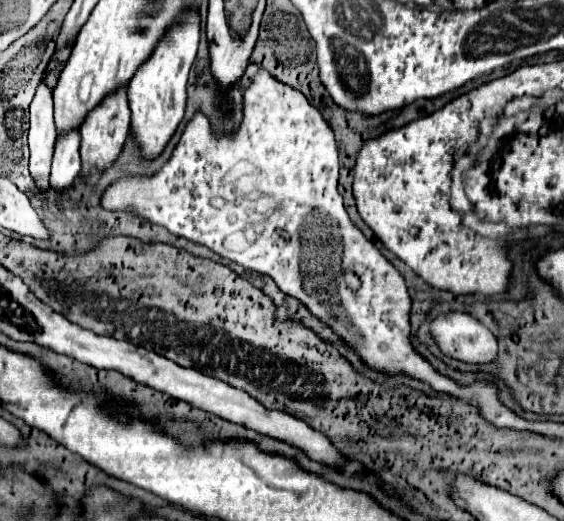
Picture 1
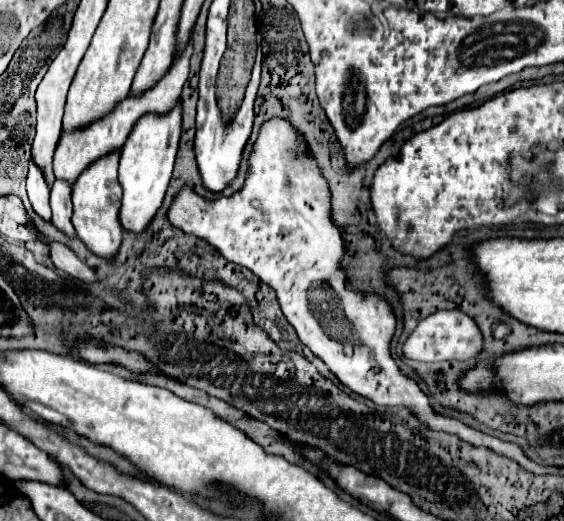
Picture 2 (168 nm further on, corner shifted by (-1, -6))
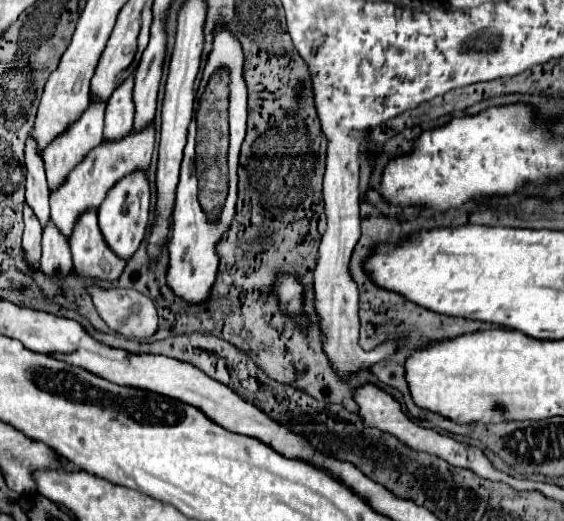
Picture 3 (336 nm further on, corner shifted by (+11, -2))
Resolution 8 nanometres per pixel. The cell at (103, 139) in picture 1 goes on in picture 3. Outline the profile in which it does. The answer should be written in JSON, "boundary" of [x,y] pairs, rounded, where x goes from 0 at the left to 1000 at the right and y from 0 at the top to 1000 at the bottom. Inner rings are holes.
{"boundary":[[[160,399],[131,430],[124,453],[128,503],[135,522],[181,537],[206,537],[220,518],[220,499],[213,499],[188,468],[174,438],[174,403]]]}

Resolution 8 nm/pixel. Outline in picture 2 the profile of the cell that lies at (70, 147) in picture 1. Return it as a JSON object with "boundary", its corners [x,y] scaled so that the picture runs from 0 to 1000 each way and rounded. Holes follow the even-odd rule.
{"boundary":[[[110,345],[96,349],[92,372],[89,372],[89,395],[92,395],[92,430],[113,445],[121,457],[135,457],[135,441],[128,434],[128,384],[124,384],[124,357]]]}

